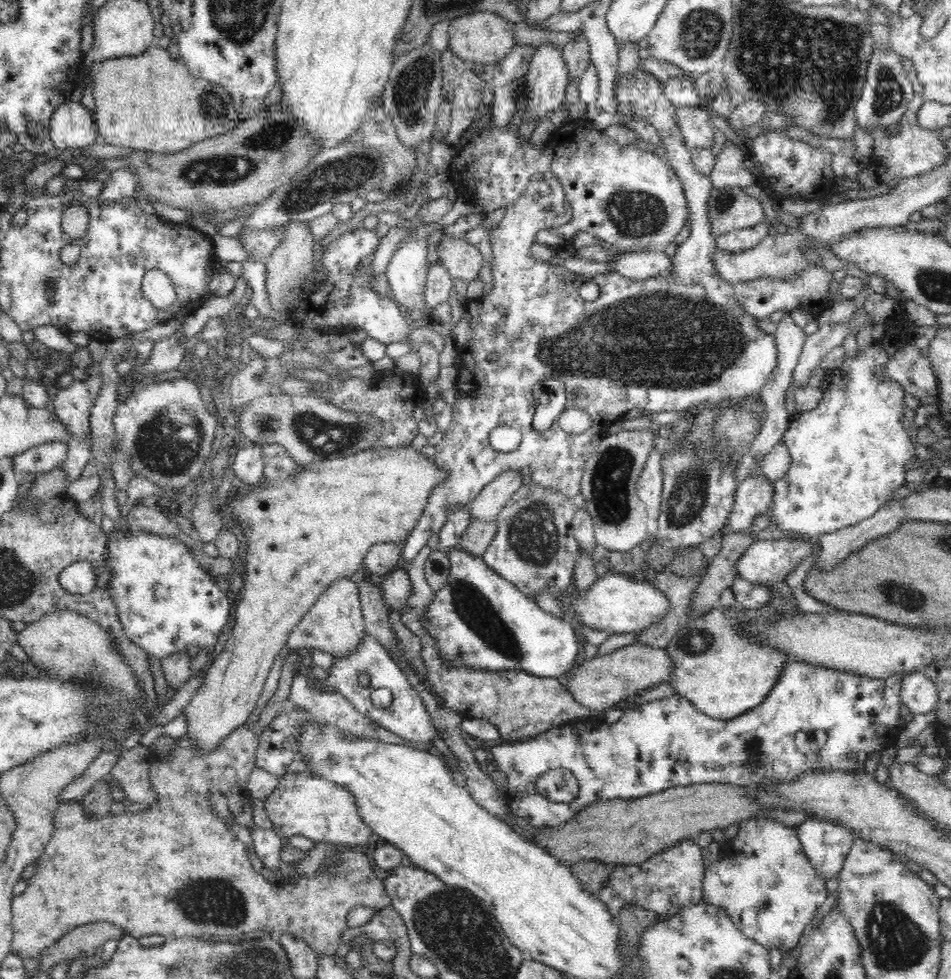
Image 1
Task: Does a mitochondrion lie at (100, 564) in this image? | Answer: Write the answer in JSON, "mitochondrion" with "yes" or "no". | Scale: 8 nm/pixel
{"mitochondrion":"no"}

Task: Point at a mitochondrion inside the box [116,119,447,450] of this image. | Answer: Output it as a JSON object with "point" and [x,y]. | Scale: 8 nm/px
{"point":[348,173]}

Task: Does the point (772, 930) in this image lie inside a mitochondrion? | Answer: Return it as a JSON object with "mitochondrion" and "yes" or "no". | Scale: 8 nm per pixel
{"mitochondrion":"no"}

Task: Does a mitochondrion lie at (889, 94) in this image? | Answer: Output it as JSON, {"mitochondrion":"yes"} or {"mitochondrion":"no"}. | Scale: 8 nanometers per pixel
{"mitochondrion":"yes"}

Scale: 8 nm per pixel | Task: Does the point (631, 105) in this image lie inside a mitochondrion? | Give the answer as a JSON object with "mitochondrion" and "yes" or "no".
{"mitochondrion":"yes"}

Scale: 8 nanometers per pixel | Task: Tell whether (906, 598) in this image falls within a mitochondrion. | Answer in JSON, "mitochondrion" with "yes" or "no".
{"mitochondrion":"yes"}

